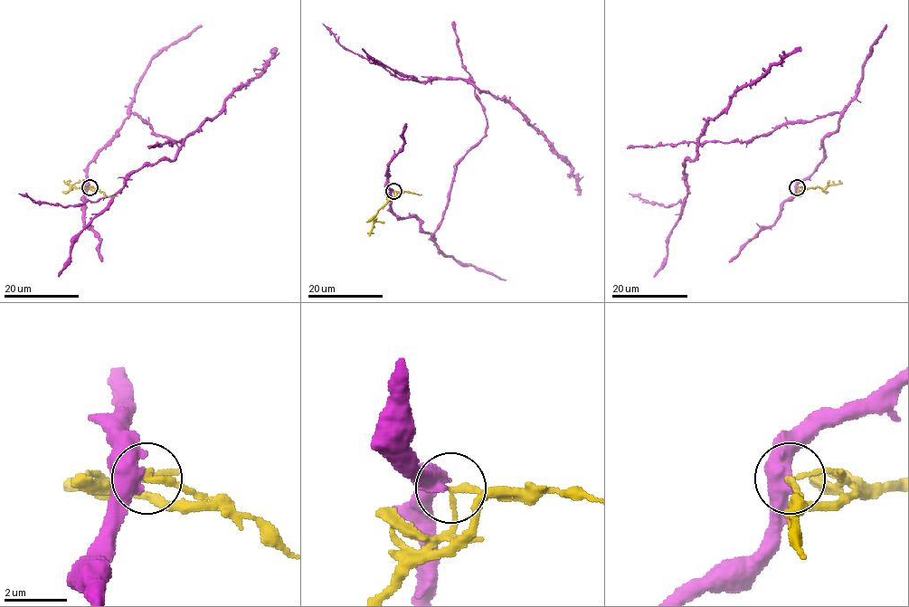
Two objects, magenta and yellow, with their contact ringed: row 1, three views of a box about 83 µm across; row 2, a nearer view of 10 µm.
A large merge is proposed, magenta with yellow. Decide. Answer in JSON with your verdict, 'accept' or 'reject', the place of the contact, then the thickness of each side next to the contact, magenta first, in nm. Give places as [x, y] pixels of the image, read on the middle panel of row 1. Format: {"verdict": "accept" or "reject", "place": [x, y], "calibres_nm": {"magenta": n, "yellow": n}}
{"verdict": "reject", "place": [393, 191], "calibres_nm": {"magenta": 460, "yellow": 170}}

